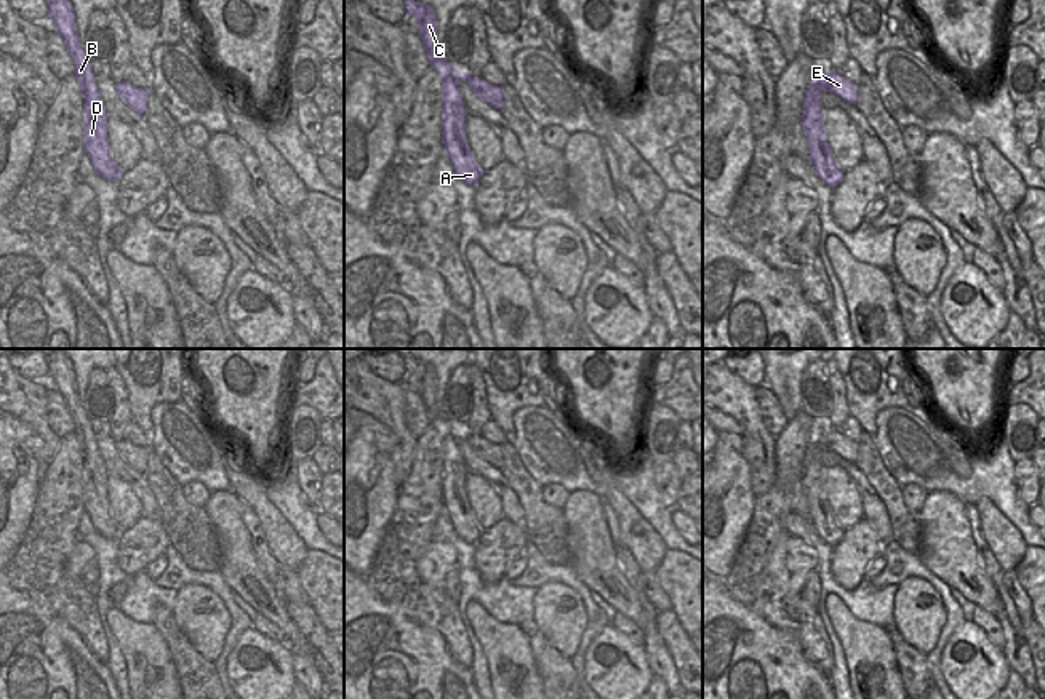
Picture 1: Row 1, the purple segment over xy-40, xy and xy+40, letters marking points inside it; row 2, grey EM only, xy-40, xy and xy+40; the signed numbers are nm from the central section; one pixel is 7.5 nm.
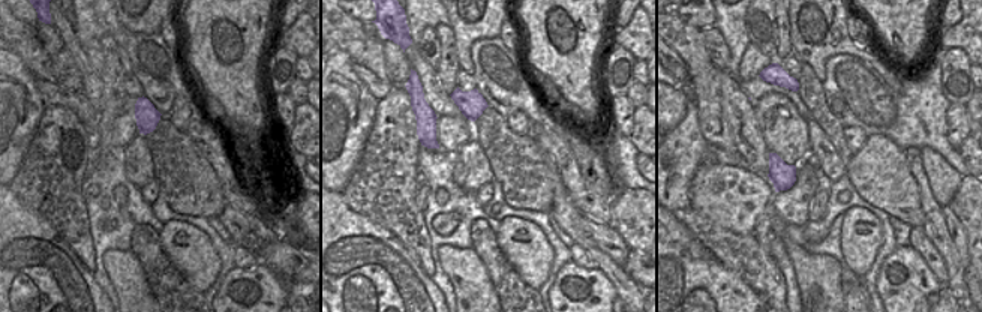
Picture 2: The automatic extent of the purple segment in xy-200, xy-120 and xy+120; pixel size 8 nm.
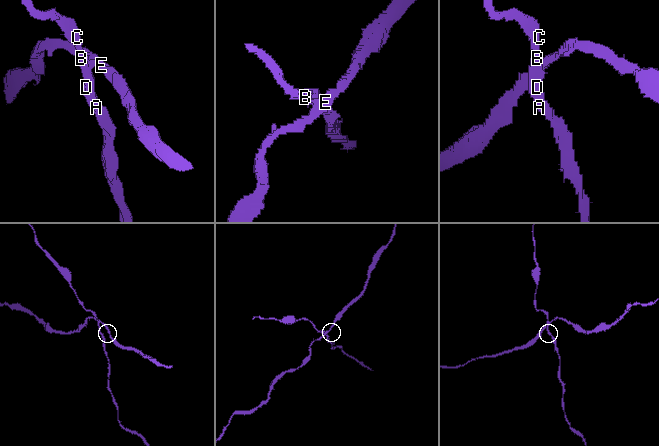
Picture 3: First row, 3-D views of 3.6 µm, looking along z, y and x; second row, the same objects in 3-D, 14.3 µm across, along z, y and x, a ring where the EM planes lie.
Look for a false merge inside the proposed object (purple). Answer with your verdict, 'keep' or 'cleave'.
cleave

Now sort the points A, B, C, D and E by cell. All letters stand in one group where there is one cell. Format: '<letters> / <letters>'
A B C D / E

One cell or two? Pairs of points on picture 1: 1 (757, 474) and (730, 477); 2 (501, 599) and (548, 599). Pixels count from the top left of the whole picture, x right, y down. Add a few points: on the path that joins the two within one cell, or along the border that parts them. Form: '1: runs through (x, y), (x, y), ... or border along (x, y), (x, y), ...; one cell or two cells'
1: border along (740, 453), (748, 463), (751, 491), (756, 496); two cells
2: border along (538, 589), (532, 619); two cells

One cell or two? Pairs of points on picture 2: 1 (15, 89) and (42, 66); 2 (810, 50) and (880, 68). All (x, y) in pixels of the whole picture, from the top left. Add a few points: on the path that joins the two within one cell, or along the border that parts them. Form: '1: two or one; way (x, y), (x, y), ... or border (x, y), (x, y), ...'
1: two; border (15, 53), (36, 78)
2: one; way (828, 47), (849, 47), (862, 53)

